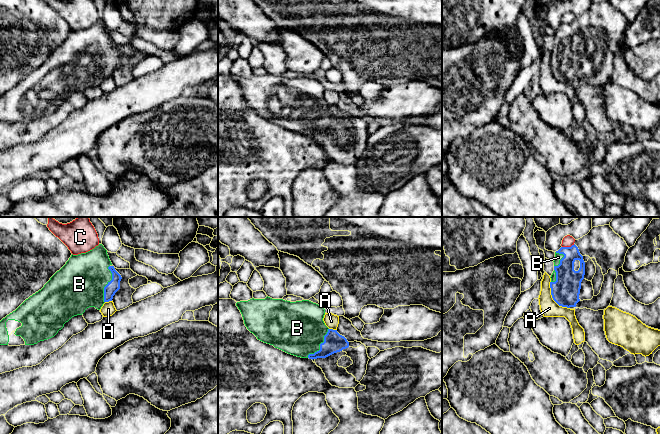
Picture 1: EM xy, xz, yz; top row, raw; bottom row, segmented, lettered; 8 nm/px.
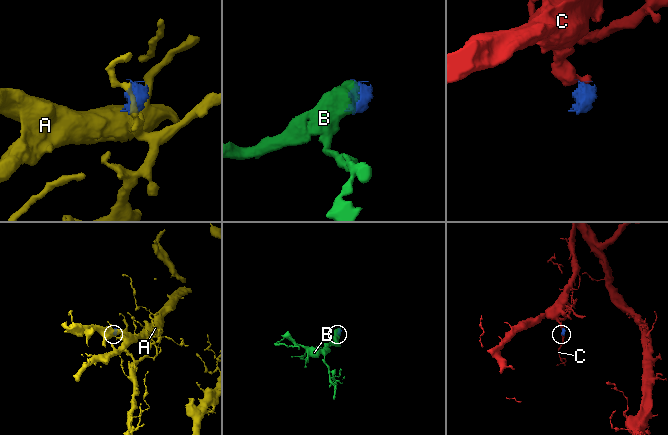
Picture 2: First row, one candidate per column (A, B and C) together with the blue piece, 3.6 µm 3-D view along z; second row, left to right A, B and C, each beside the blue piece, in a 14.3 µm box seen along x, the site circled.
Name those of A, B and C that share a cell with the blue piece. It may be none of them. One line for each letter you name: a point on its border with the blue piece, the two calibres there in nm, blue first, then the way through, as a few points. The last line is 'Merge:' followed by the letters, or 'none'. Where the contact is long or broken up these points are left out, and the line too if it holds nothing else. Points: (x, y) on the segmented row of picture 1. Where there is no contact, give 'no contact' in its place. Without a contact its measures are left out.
B: xy (107, 284) | 100/400 nm
Merge: B

